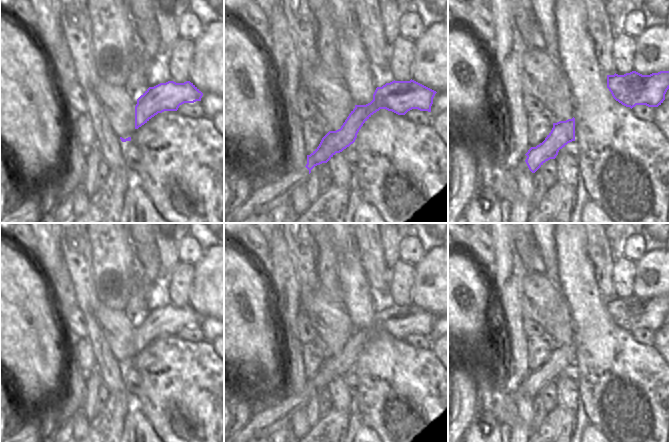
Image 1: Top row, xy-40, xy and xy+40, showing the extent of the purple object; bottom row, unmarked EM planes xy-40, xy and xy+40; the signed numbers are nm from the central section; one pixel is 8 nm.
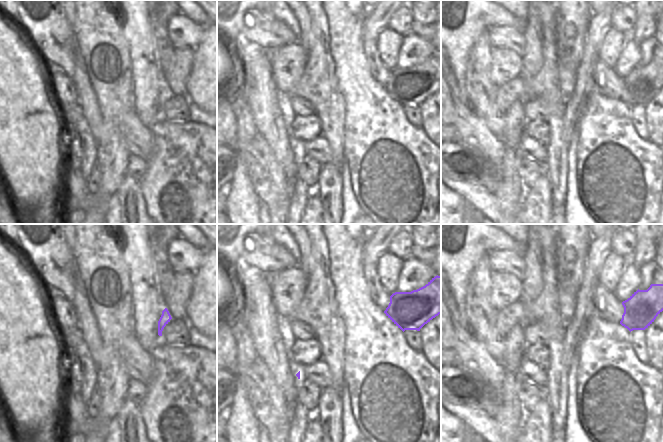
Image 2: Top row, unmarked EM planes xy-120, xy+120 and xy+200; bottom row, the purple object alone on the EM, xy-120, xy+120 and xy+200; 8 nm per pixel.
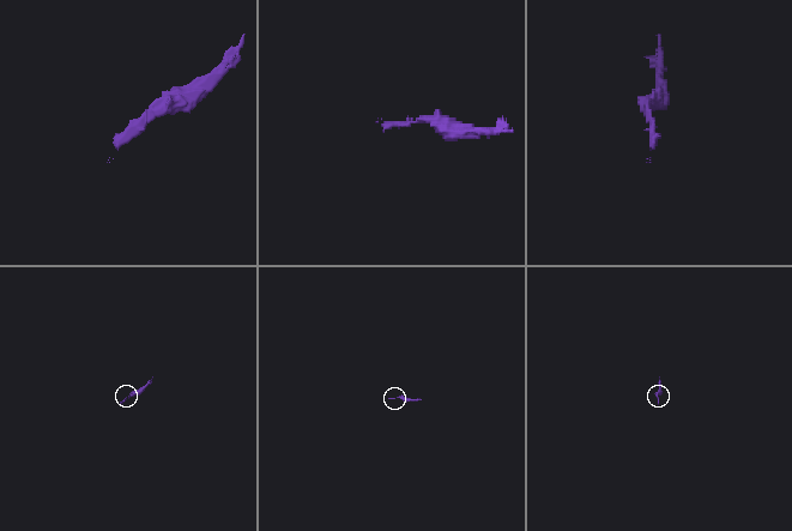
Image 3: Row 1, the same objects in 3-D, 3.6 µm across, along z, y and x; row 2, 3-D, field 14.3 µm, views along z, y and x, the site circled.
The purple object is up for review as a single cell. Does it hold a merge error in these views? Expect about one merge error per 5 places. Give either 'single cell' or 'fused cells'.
single cell

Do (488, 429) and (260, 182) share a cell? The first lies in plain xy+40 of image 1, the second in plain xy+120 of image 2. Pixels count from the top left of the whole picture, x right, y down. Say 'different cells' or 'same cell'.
different cells

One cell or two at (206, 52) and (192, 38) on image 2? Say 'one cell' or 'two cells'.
two cells

